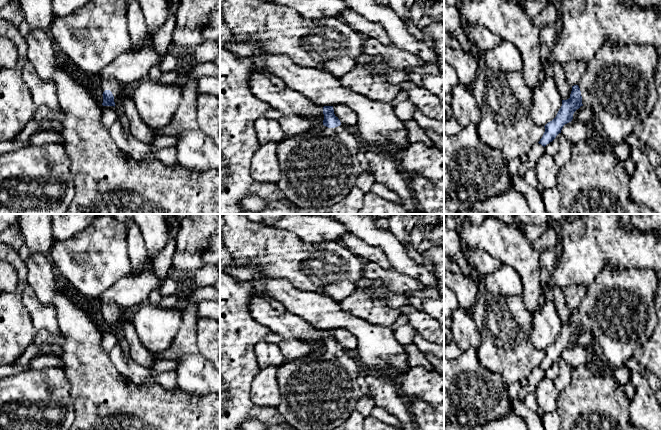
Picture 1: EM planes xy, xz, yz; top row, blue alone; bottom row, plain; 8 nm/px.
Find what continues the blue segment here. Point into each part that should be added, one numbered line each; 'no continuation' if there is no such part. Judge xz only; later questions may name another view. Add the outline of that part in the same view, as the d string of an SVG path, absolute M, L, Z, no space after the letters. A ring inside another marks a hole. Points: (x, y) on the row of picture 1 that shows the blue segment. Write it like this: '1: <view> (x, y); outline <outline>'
1: xz (319, 167); outline M316 124L307 132L288 137L278 144L281 178L277 185L286 198L299 208L332 207L356 186L363 172L358 160L362 149L359 136L349 133L343 124L335 128Z

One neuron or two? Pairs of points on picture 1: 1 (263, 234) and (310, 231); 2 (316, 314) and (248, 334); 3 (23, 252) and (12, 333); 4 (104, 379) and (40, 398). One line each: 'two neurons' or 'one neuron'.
1: two neurons
2: two neurons
3: two neurons
4: two neurons

